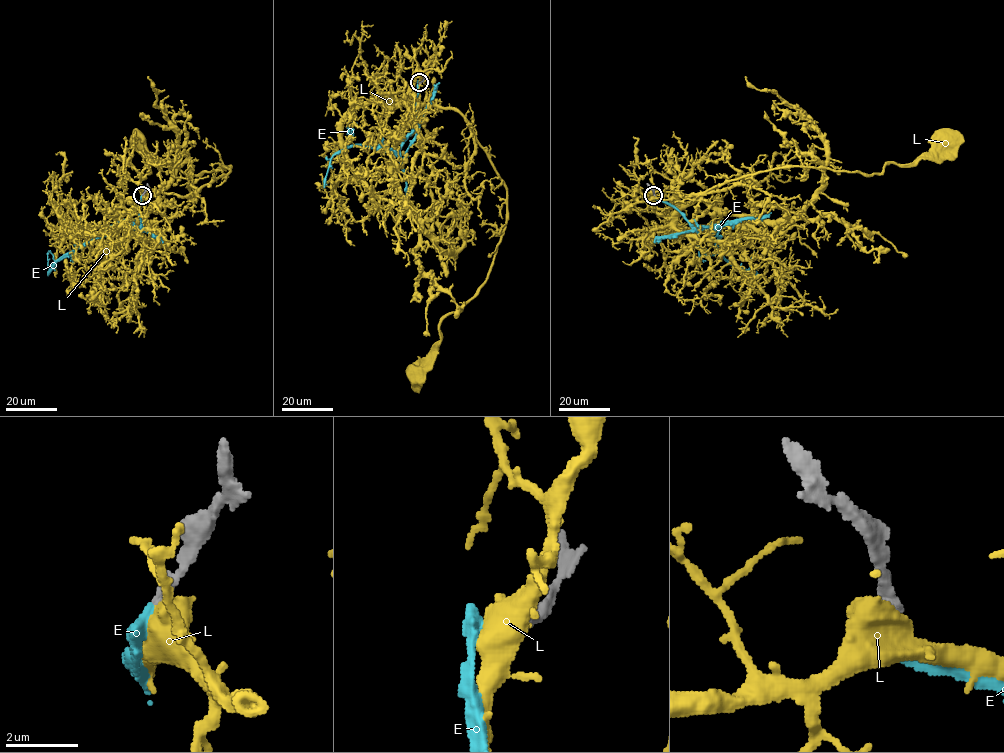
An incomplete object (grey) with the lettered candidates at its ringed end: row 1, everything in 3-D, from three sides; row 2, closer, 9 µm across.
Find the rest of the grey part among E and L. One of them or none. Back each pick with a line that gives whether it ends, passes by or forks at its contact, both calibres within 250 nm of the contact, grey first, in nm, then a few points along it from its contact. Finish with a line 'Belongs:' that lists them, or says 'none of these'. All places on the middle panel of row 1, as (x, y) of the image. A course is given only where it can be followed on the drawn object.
E: It ends there. Thickness 360 nm (grey) against 400 nm. Its course: (419, 82), (417, 121), (401, 148), (390, 151), (383, 145), (353, 144), (341, 149), (332, 156), (325, 183)
Belongs: E

